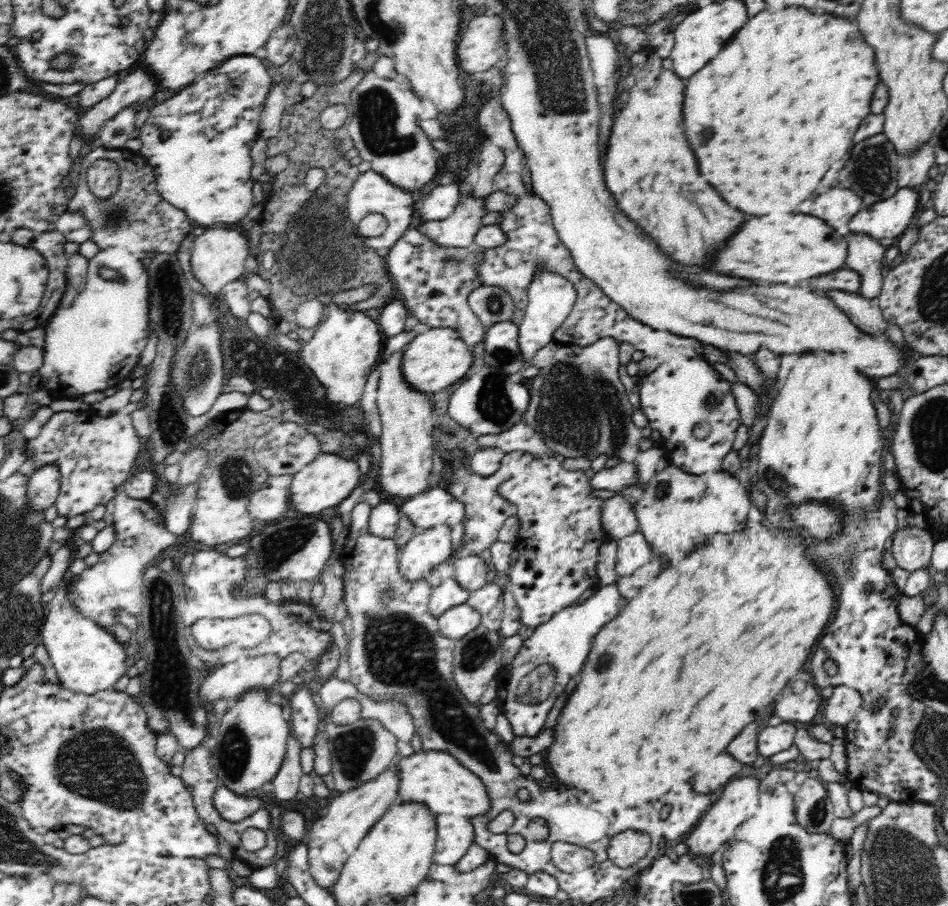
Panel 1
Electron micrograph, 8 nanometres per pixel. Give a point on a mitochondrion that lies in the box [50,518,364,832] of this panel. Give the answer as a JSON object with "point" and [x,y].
{"point":[98,764]}

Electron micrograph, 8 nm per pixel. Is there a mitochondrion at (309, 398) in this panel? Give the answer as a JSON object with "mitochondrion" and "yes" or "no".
{"mitochondrion":"yes"}

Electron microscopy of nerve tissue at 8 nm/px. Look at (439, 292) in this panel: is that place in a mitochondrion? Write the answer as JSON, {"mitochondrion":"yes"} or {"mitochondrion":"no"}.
{"mitochondrion":"yes"}

